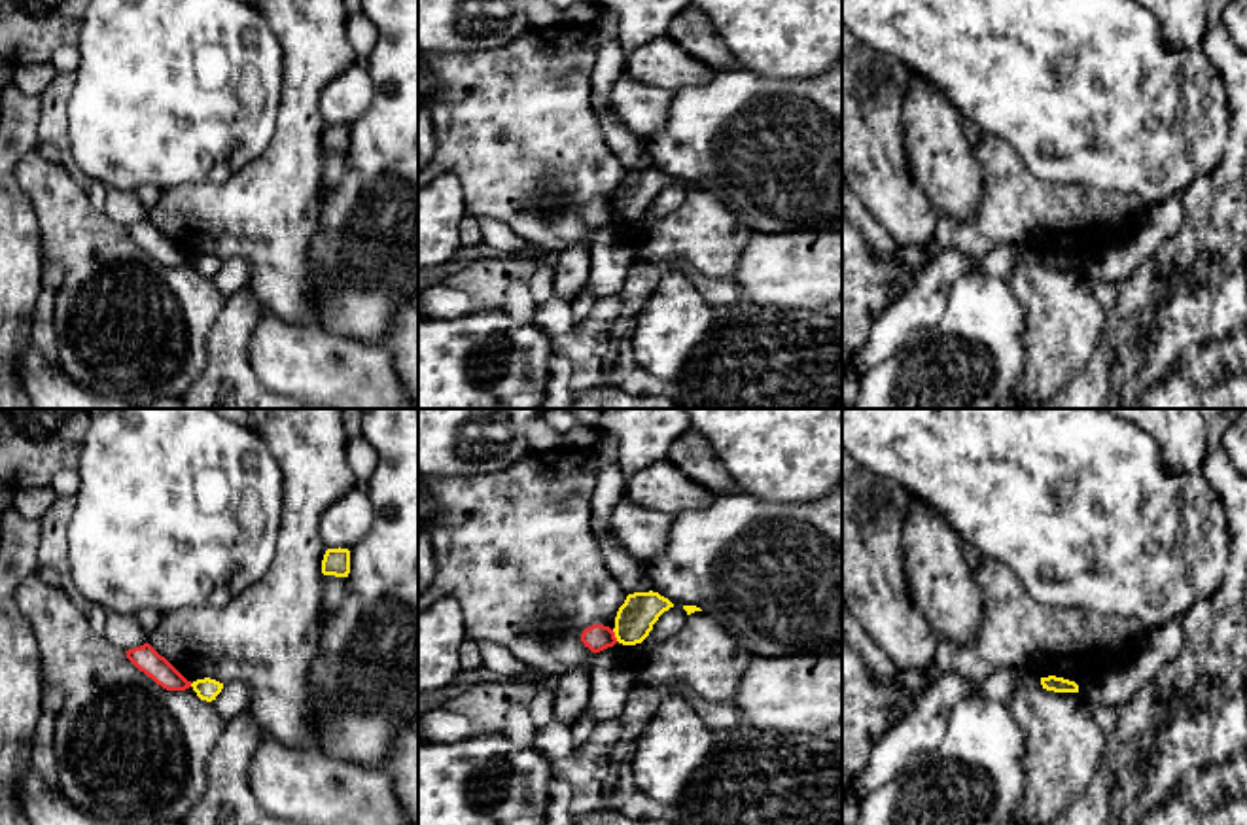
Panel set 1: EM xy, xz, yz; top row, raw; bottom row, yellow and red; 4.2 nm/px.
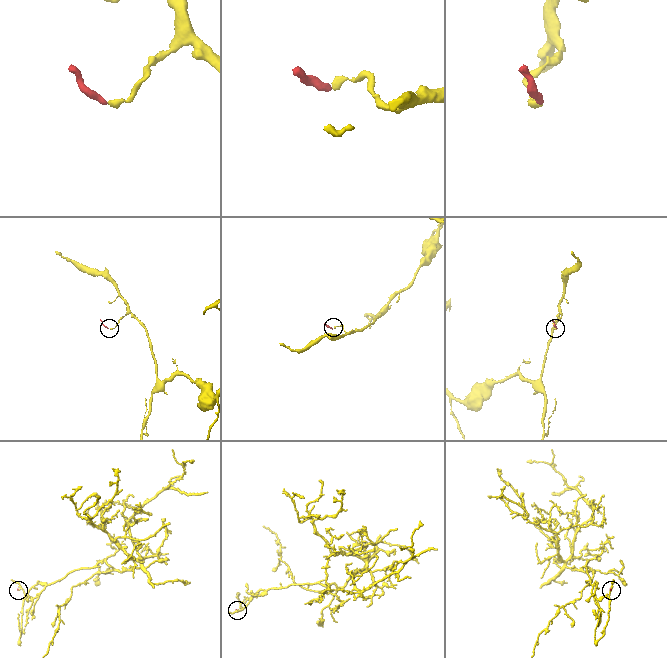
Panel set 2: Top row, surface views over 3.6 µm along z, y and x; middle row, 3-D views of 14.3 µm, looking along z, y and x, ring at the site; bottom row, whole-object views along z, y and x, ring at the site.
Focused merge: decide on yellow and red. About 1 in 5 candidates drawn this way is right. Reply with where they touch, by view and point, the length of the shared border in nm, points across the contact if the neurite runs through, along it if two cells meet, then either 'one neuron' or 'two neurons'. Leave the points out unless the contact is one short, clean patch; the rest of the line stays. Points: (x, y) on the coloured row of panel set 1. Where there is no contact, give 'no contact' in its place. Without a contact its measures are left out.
xz (615, 636) | 50 nm | along xz (612, 631), (617, 640) | two neurons

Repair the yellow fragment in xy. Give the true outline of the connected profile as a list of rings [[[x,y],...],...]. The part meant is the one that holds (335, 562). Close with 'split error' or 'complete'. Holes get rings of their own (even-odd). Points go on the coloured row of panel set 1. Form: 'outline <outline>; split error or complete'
outline [[[327,549],[322,560],[322,573],[335,577],[348,577],[350,573],[350,551],[348,549]]]; complete

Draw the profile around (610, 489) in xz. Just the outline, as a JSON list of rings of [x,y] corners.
[[[598,454],[598,483],[590,498],[590,517],[602,520],[609,534],[615,535],[611,515],[624,496],[624,475],[617,464]]]

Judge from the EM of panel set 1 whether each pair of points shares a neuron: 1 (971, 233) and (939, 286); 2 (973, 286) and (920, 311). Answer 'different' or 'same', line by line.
1: different
2: different

